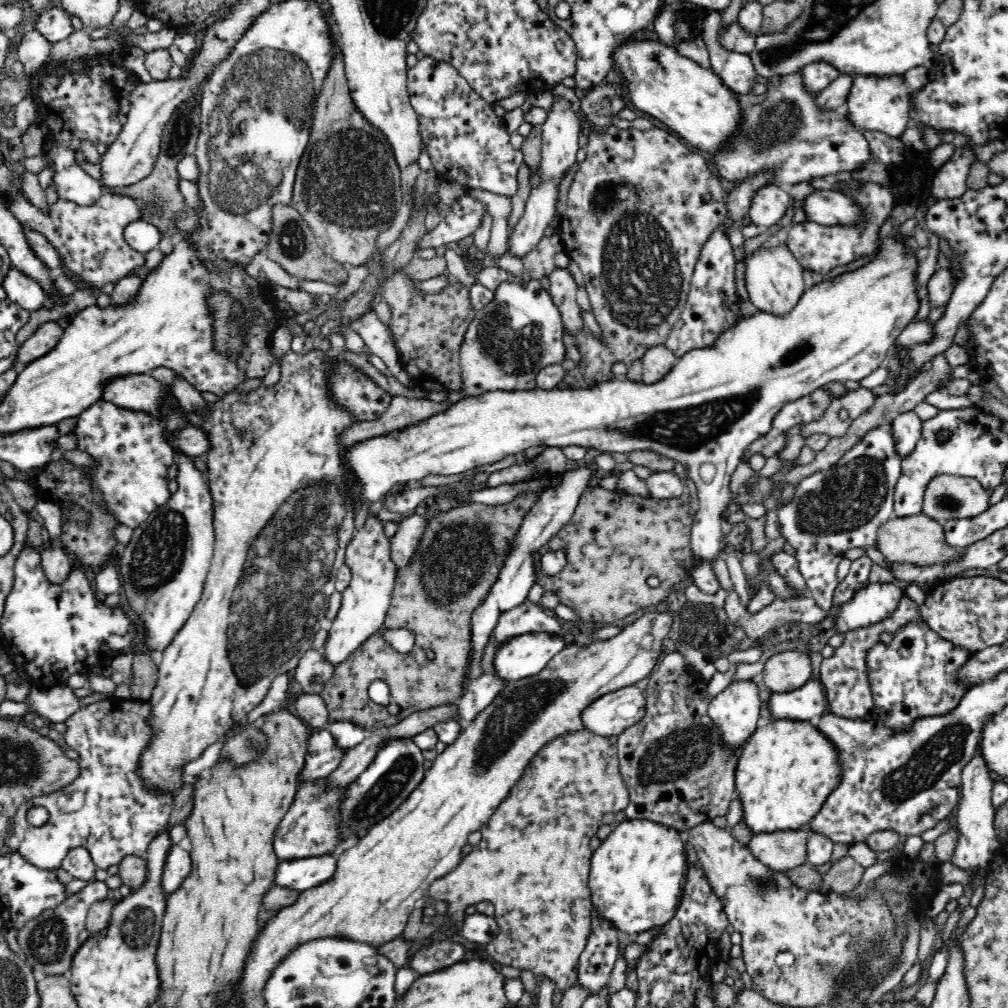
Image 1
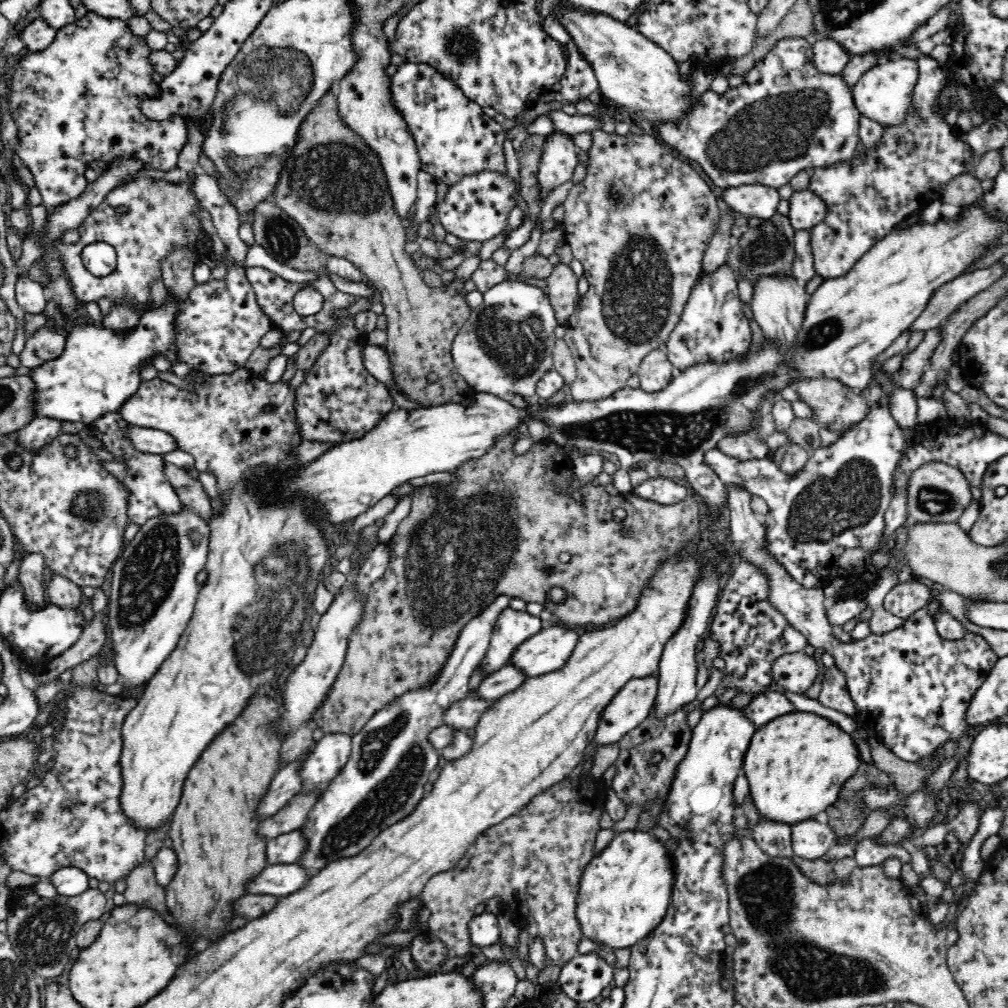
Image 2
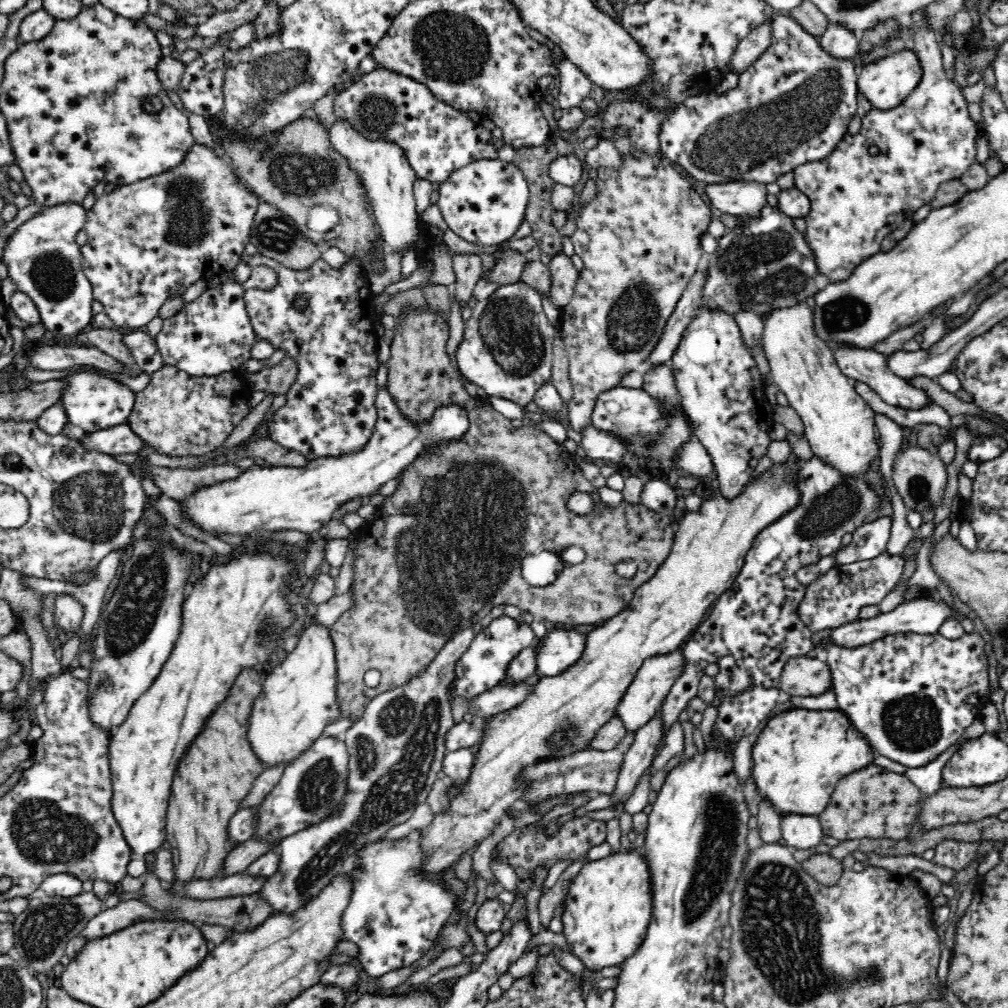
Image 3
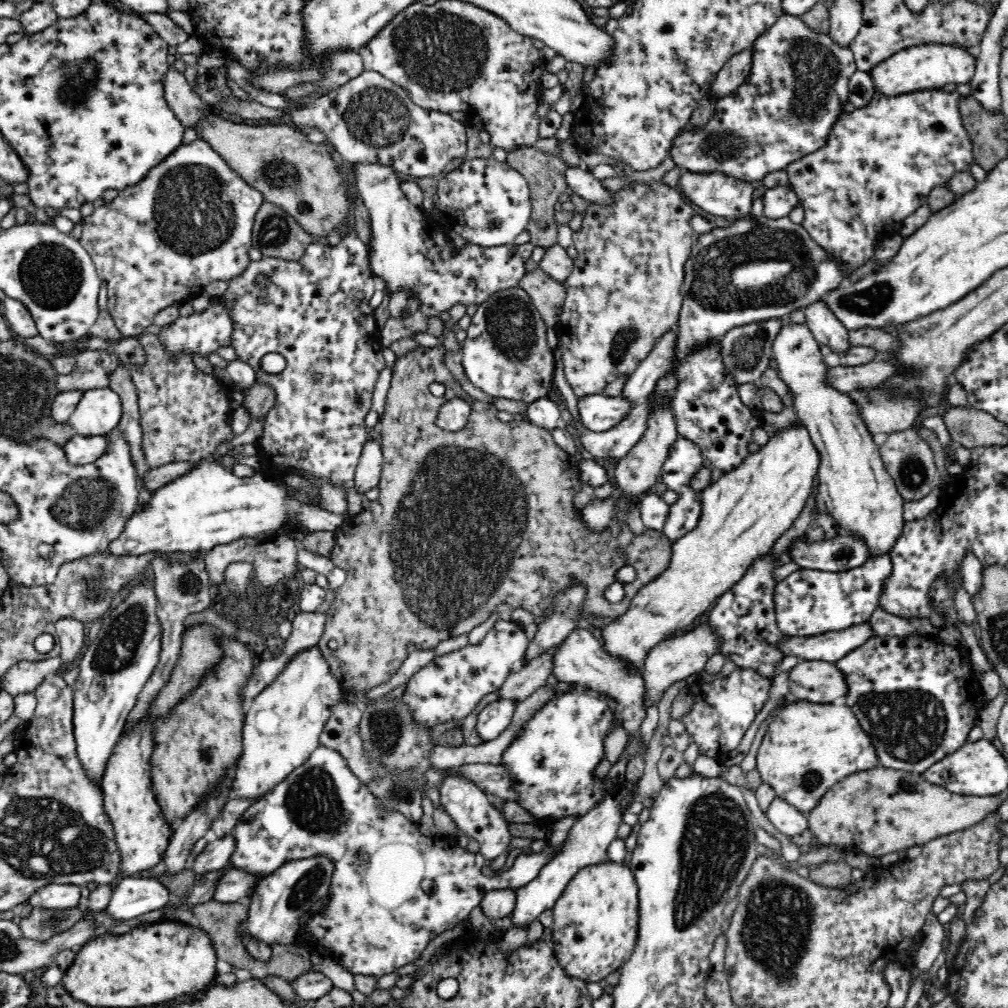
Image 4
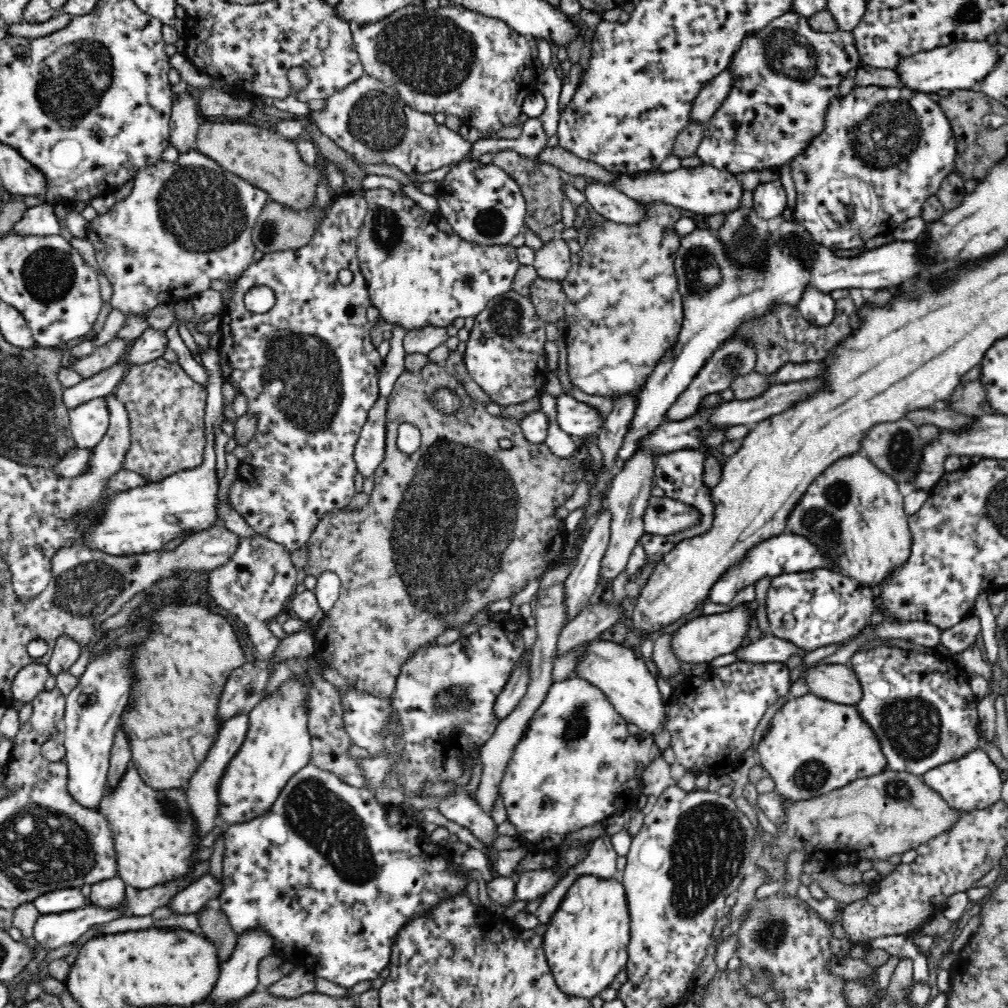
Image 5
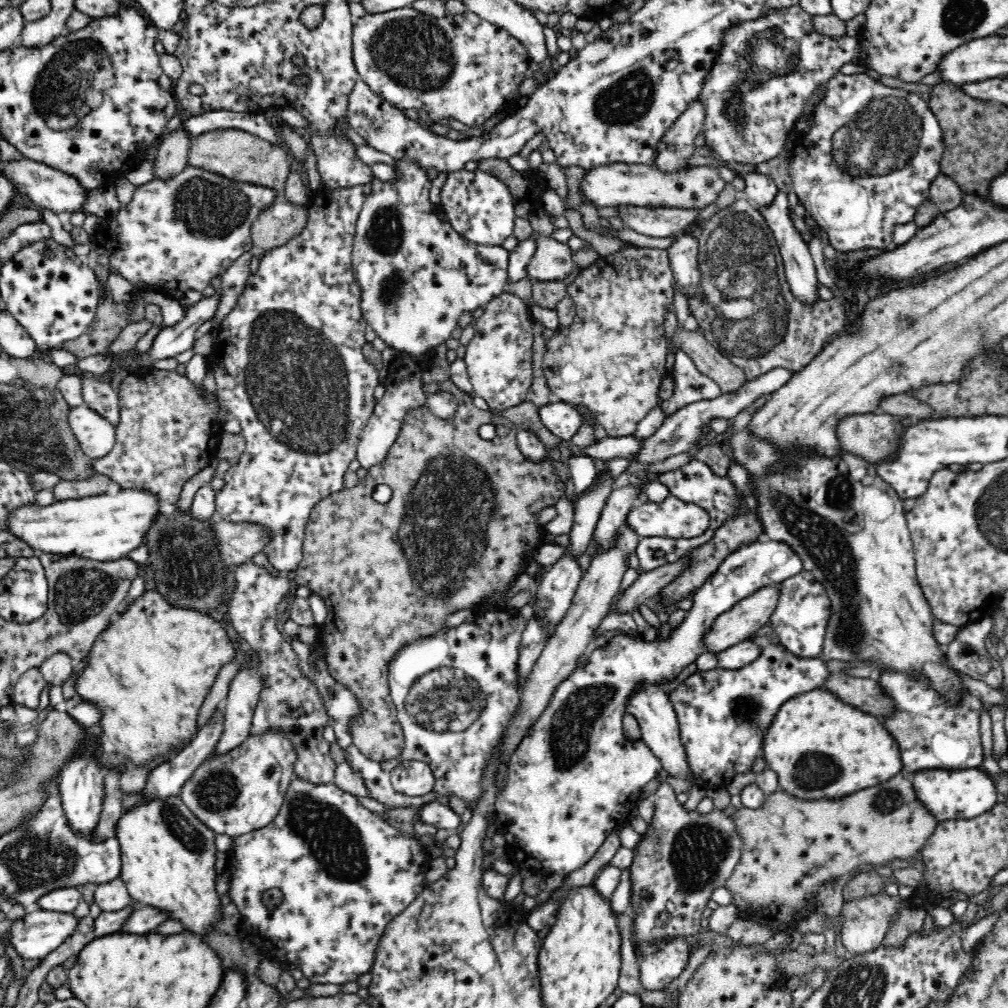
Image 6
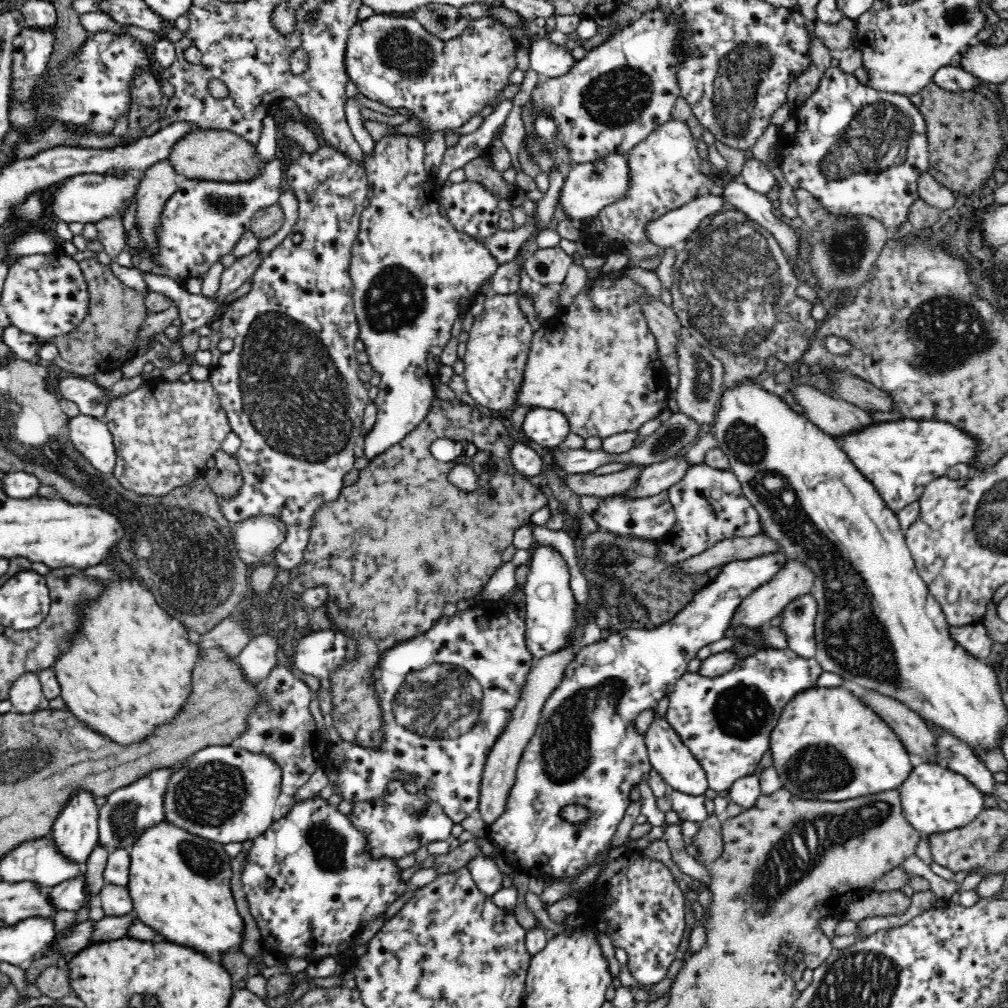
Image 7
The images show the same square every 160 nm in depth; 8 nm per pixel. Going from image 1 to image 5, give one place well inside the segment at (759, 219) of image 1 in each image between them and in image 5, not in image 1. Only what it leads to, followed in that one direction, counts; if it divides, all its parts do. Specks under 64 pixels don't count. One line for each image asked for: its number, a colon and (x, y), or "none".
2: (757, 200)
3: (738, 198)
4: (717, 193)
5: (707, 190)

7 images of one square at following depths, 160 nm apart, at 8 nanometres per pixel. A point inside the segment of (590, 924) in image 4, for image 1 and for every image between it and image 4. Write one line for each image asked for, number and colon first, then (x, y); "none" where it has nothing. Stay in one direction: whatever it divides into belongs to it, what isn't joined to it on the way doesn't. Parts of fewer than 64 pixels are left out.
1: (636, 875)
2: (624, 892)
3: (607, 908)

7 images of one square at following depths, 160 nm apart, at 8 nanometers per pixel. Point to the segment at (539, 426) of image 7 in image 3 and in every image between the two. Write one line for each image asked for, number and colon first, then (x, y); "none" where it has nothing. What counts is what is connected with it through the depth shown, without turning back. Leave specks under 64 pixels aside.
3: (631, 413)
4: (598, 413)
5: (575, 418)
6: (563, 420)

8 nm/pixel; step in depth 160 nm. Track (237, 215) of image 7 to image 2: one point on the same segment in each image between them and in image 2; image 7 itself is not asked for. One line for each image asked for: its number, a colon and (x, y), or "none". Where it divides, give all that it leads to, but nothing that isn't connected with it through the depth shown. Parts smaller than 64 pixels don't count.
2: (146, 219)
3: (146, 242)
4: (189, 222)
5: (183, 225)
6: (176, 235)

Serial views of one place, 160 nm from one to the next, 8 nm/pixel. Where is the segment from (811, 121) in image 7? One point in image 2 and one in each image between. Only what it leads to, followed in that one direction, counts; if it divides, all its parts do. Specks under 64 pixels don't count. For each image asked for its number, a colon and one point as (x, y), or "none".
2: (905, 171)
3: (857, 198)
4: (880, 162)
5: (883, 152)
6: (866, 163)

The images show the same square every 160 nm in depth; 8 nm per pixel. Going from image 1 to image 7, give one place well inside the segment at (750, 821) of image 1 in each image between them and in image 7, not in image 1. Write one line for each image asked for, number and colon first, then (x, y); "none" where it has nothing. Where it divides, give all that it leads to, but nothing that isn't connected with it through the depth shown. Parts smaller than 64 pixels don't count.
2: (796, 764)
3: (800, 755)
4: (808, 747)
5: (813, 746)
6: (820, 747)
7: (827, 745)

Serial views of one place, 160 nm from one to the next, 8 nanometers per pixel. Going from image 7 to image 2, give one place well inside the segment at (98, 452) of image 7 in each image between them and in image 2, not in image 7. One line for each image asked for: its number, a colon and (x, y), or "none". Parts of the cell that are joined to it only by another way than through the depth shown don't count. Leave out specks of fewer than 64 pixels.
2: (99, 370)
3: (92, 402)
4: (99, 410)
5: (88, 423)
6: (96, 436)

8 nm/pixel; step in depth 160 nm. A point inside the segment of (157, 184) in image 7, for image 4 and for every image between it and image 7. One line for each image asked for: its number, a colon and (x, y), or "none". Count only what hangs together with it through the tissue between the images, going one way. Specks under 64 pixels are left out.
4: (188, 108)
5: (185, 120)
6: (172, 156)

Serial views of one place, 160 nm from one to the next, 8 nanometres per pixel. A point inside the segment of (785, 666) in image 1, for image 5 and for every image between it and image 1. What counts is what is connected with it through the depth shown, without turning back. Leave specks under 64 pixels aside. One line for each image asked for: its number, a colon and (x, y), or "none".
2: (796, 672)
3: (804, 676)
4: (817, 681)
5: (836, 682)

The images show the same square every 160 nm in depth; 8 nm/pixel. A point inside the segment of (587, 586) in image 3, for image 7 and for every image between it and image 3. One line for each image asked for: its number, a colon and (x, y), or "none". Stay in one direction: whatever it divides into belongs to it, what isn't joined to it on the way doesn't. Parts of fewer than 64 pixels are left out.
4: (451, 535)
5: (460, 523)
6: (463, 511)
7: (372, 547)

